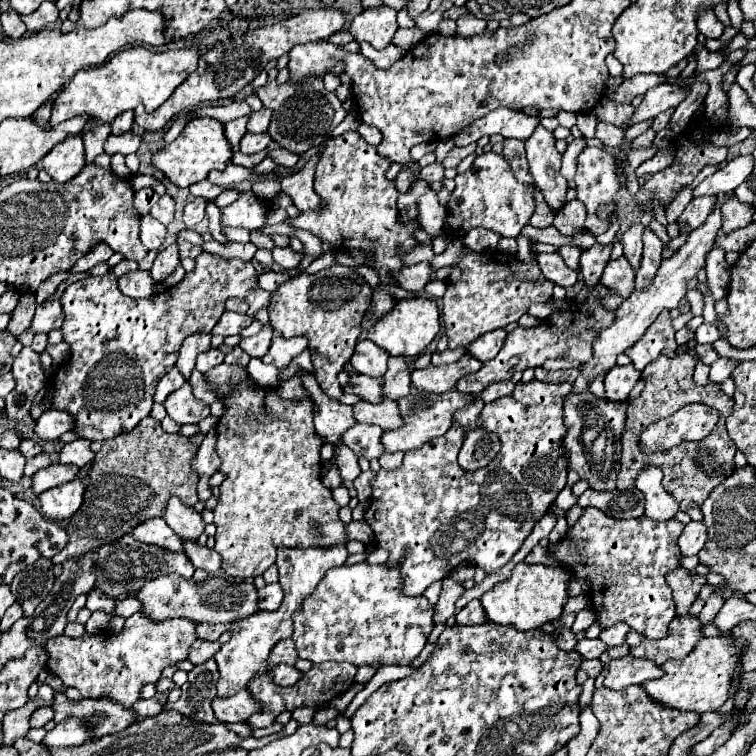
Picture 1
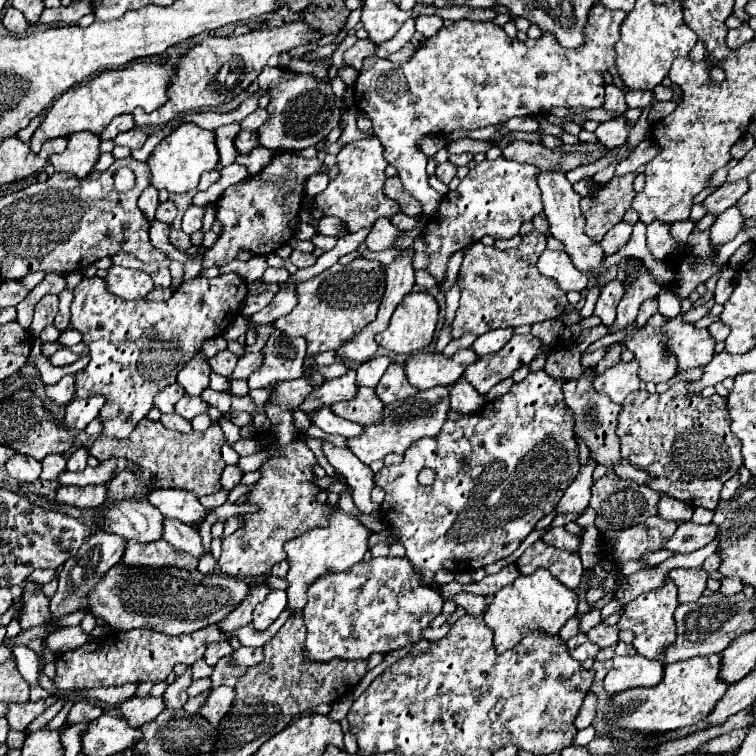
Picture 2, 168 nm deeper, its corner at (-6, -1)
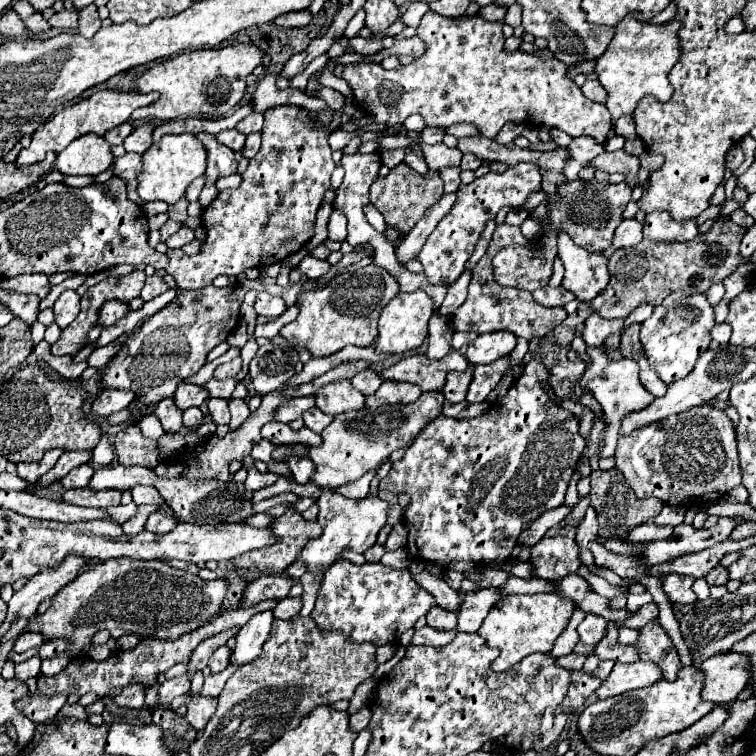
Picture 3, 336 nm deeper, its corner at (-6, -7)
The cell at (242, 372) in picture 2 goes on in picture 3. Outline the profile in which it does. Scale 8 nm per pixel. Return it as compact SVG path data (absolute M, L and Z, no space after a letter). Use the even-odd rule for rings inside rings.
M210 379L206 385L206 391L208 391L208 397L222 397L222 399L228 399L234 391L234 379Z

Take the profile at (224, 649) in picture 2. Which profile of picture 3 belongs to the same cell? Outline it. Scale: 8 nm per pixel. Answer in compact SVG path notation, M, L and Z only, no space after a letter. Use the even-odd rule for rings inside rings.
M224 645L224 647L218 647L214 653L212 653L212 657L210 657L210 661L208 661L208 667L212 669L212 673L218 673L218 671L222 671L224 667L228 667L228 655L230 655L230 649Z

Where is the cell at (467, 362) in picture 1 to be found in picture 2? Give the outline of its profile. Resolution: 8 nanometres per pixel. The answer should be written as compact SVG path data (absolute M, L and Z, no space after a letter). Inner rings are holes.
M460 349L452 357L420 351L408 357L408 361L404 363L404 371L408 375L408 381L416 389L426 391L436 385L452 387L464 375L464 369L476 363L476 359L478 355L472 349Z

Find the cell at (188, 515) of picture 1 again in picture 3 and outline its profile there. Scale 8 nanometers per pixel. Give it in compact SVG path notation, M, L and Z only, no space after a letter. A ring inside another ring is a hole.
M136 485L130 489L132 499L136 505L146 505L146 503L154 503L158 507L164 505L164 499L160 499L160 493L154 487L144 487L144 485Z

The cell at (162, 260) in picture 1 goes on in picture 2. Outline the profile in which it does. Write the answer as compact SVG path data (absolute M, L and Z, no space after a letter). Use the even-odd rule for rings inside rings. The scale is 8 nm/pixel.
M162 267L162 269L154 271L152 273L152 281L154 281L154 287L168 289L170 287L170 271L168 271L168 267Z

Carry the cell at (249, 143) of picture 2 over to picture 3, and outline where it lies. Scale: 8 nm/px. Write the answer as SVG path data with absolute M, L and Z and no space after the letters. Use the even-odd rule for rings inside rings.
M230 129L230 131L220 131L220 133L216 135L216 139L218 139L220 143L224 143L226 147L230 147L232 151L240 153L240 147L244 147L244 139L246 139L246 135L238 133L236 129Z

